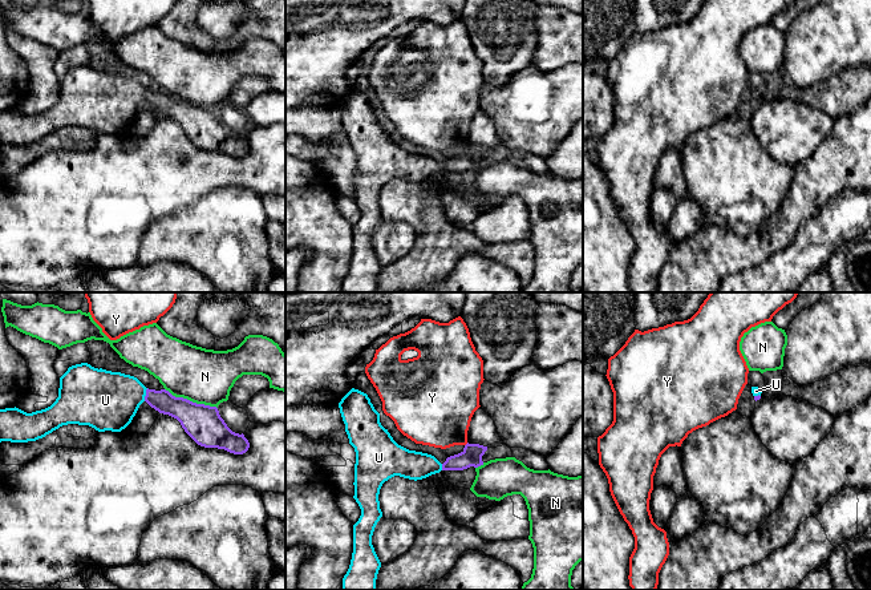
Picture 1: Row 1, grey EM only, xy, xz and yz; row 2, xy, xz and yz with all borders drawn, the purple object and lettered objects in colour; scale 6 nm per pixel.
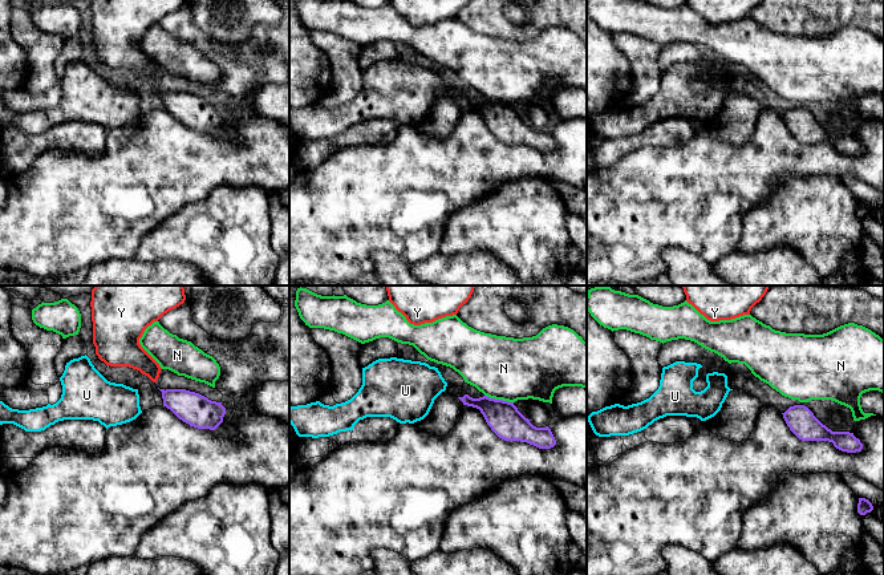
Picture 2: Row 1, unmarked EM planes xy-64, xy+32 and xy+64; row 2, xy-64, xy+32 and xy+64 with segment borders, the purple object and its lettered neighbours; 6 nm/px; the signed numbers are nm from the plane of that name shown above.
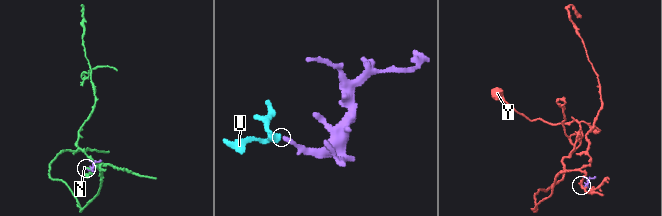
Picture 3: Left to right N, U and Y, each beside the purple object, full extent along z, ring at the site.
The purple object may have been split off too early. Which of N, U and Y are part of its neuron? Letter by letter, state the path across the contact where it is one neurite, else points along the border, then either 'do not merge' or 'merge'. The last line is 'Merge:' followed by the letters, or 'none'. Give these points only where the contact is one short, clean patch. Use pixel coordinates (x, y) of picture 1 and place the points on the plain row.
N: do not merge
U: runs through xy (182, 112), (146, 97), (106, 102); merge
Y: border along xz (468, 145), (465, 148); do not merge
Merge: U

